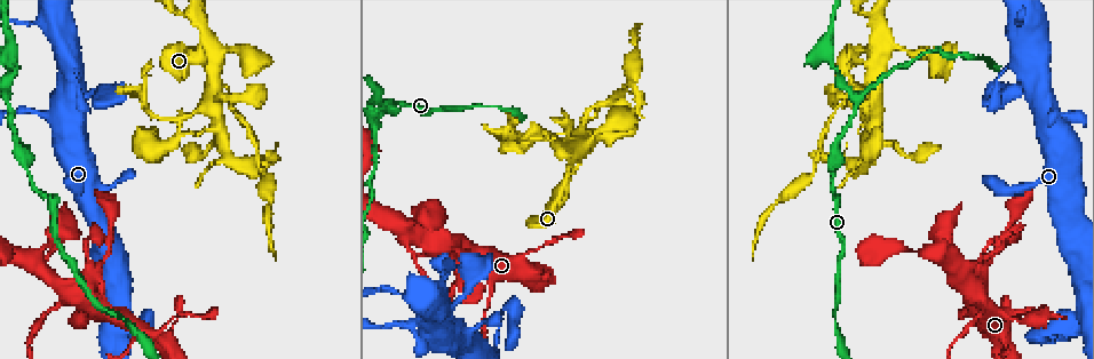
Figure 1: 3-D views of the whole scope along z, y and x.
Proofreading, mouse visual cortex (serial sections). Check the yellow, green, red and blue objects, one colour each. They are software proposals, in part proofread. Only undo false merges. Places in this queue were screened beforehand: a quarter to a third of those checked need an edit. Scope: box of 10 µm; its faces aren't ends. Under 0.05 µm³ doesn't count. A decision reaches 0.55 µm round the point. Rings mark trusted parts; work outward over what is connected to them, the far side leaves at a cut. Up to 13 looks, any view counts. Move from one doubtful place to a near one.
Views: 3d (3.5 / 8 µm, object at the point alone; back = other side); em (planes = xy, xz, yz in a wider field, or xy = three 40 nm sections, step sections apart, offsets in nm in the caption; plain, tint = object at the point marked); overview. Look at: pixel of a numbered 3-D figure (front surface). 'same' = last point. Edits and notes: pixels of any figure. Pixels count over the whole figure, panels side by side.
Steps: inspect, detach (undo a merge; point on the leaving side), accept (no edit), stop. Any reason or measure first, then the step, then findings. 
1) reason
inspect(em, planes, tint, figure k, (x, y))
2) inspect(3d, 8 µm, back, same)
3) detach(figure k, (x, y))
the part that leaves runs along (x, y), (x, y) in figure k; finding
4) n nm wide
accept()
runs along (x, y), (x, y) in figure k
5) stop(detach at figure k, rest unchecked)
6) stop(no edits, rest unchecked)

abrupt turn
inspect(3d, 3.5 µm, figure 1, (831, 65))

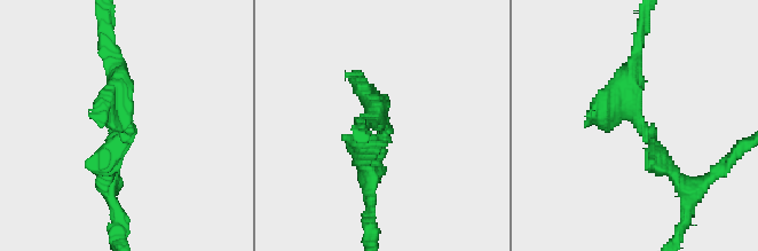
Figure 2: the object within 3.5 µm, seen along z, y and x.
3 arms; arms of 200, 250, 300 nm; need the tissue
inspect(em, xy, step 5, plain, figure 2, (642, 130))

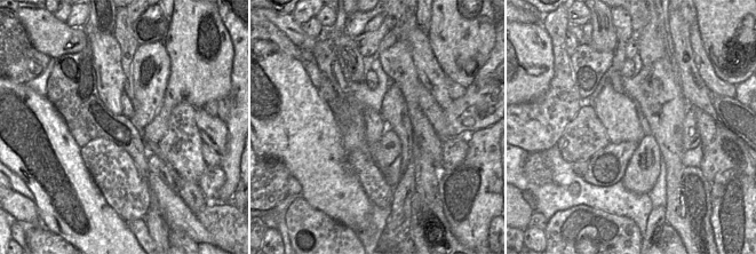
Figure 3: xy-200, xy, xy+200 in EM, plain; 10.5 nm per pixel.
inspect(em, xy, step 5, tint, same)

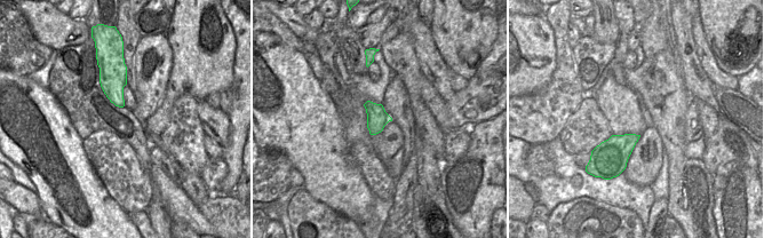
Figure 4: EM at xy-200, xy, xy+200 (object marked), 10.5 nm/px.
accept()
runs along (681, 189), (626, 101), (634, 62) in figure 2; all the same cell

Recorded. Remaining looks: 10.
inspect(3d, 3.5 µm, back, figure 1, (184, 117))

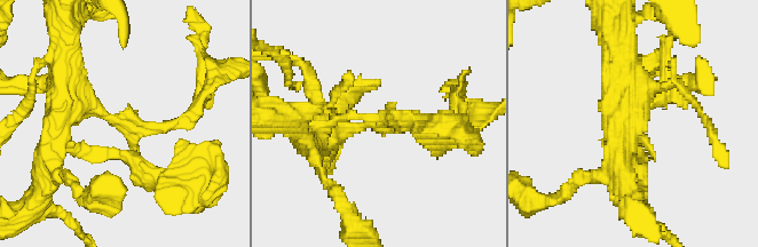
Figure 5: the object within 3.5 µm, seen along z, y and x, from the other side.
inspect(em, xy, step 1, tint, figure 5, (124, 124))

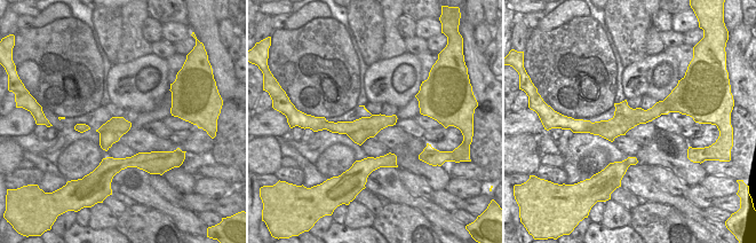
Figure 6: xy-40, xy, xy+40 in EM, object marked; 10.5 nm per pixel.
arms of 150, 250, 450 nm
detach(figure 5, (164, 126))
two cells meet here

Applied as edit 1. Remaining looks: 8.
inspect(overview)

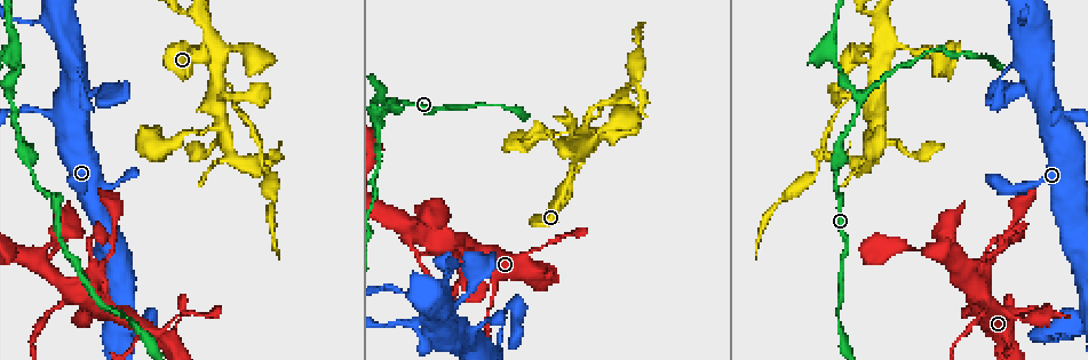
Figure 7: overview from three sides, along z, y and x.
a fork
inspect(3d, 8 µm, figure 7, (629, 87))

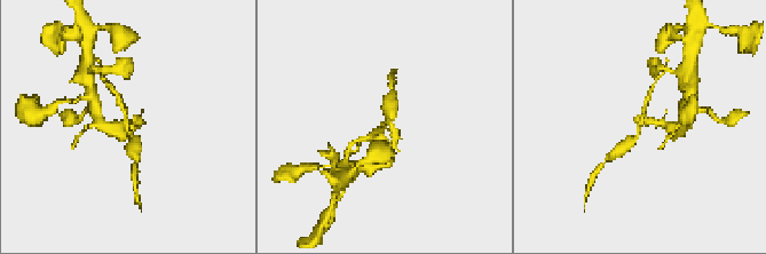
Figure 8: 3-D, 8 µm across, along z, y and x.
need the tissue
inspect(em, xy, step 1, tint, same)

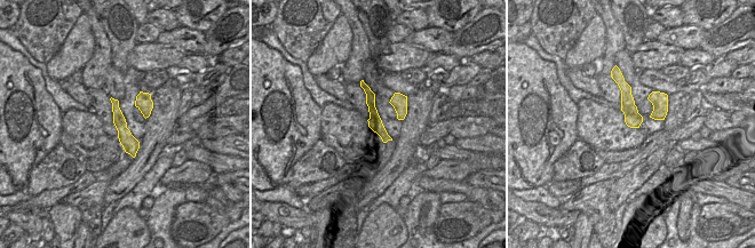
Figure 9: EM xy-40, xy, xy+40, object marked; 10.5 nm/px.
detach(figure 8, (389, 112))
the part that leaves runs along (386, 127), (393, 95) in figure 8; two cells meet here

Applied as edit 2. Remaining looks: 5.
sharp bend
inspect(3d, 3.5 µm, figure 7, (59, 115))

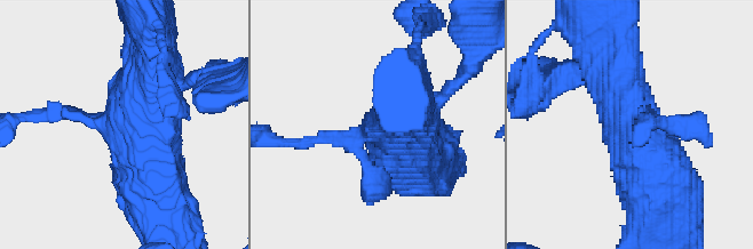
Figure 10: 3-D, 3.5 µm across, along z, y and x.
inspect(em, xy, step 5, tint, figure 10, (374, 131))

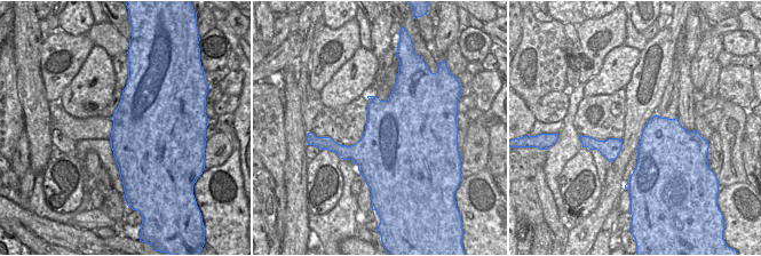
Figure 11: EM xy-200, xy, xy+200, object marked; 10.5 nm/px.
accept()
runs along (647, 154), (615, 74), (612, 29) in figure 10; all the same cell

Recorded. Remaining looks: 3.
sudden change in width
inspect(3d, 3.5 µm, figure 7, (42, 24))

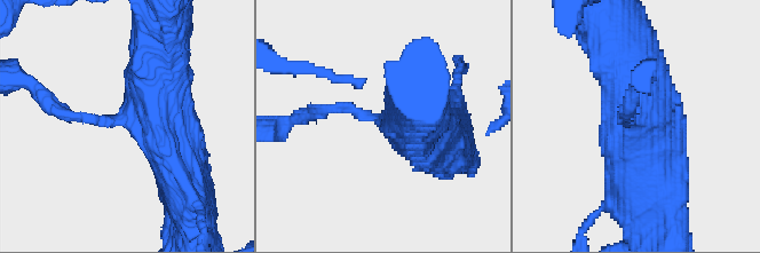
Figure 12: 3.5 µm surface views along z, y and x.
shape alone is not enough
inspect(em, xy, step 2, tint, figure 12, (120, 122))

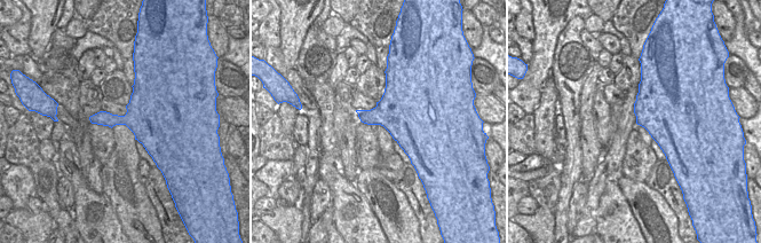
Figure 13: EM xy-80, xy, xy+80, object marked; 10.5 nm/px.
accept()
runs along (177, 153), (156, 118), (93, 121), (50, 104) in figure 12; all the same cell

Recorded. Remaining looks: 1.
stop(detach at figure 5, detach at figure 8, rest unchecked)

